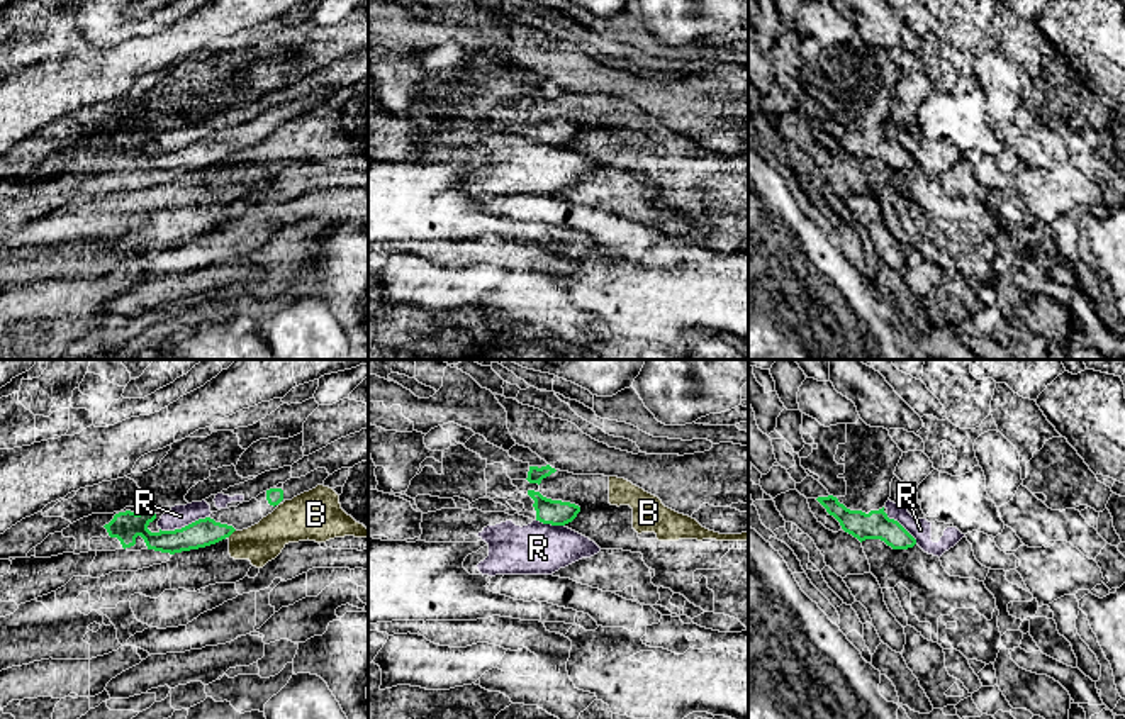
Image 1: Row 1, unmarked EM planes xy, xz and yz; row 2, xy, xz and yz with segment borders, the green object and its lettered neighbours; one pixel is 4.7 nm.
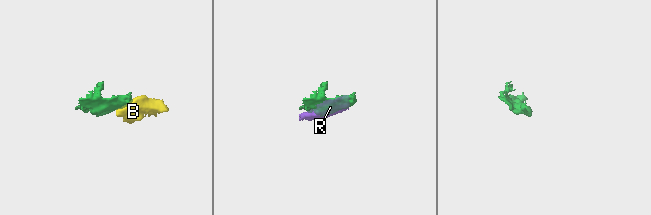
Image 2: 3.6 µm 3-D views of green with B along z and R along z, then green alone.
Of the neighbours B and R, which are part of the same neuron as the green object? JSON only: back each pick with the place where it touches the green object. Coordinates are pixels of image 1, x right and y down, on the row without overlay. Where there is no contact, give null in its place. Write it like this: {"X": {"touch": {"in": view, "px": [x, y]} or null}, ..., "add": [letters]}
{"add": []}

